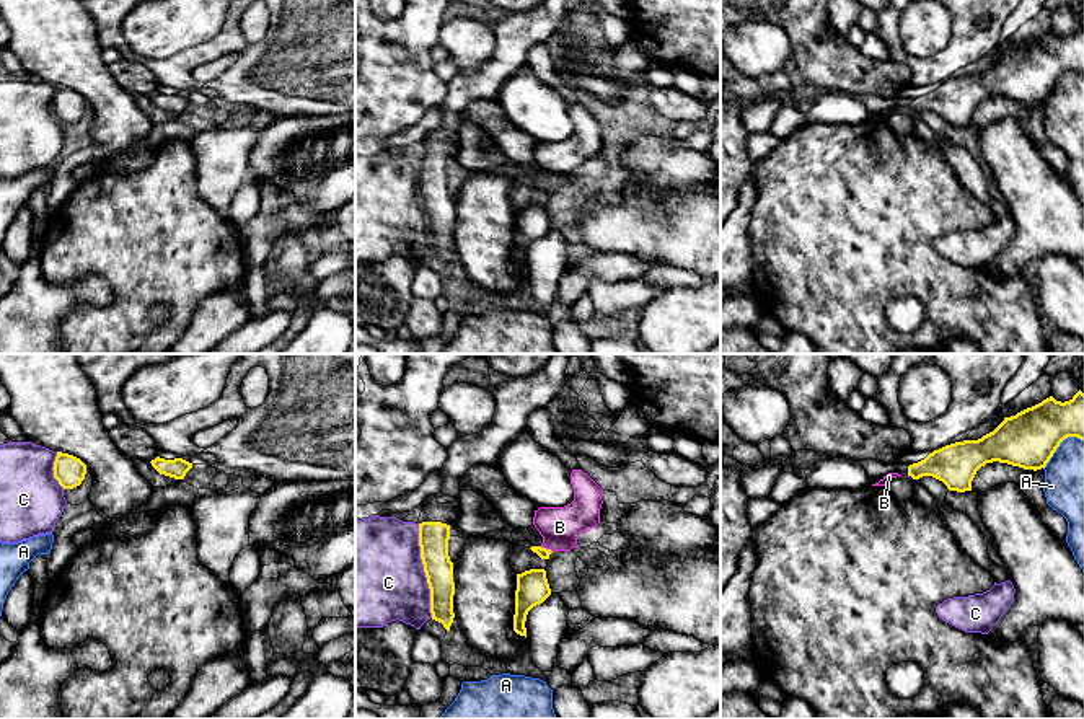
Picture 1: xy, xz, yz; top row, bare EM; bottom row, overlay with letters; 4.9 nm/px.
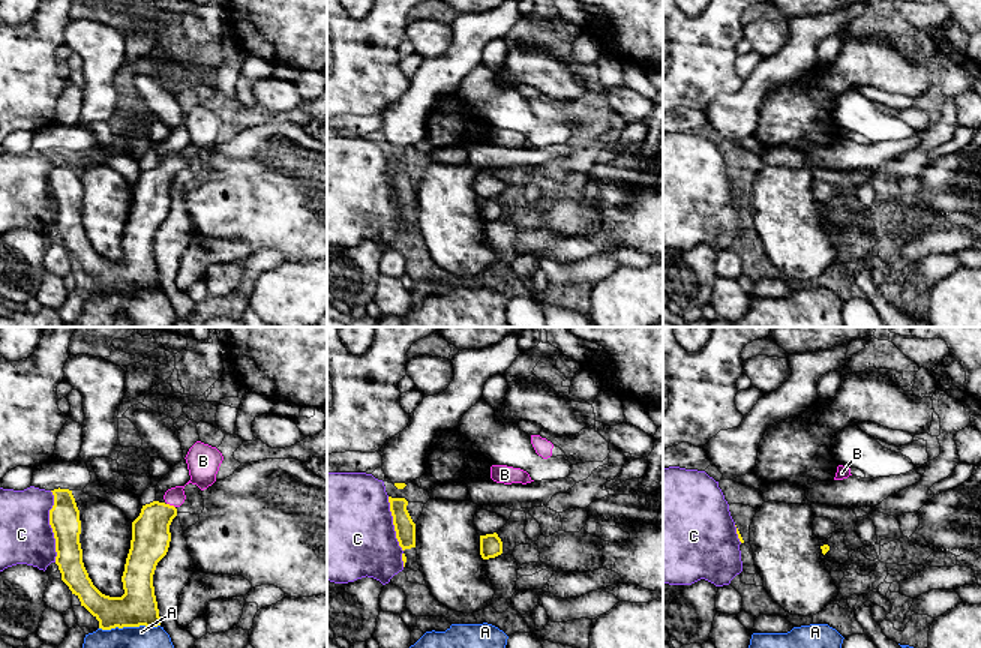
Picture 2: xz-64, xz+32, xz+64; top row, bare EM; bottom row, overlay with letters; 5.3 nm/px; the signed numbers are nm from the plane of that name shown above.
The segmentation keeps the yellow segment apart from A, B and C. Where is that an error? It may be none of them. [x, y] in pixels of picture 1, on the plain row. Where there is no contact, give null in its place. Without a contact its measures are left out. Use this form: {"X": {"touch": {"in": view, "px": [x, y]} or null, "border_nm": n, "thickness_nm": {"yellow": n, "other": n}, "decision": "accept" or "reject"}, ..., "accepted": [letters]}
{"A": {"touch": {"in": "yz", "px": [1058, 80]}, "border_nm": 240, "thickness_nm": {"yellow": 280, "other": 200}, "decision": "reject"}, "B": {"touch": {"in": "xz", "px": [545, 183]}, "border_nm": 70, "thickness_nm": {"yellow": 60, "other": 200}, "decision": "accept"}, "C": {"touch": {"in": "xz", "px": [424, 206]}, "border_nm": 460, "thickness_nm": {"yellow": 150, "other": 500}, "decision": "reject"}, "accepted": ["B"]}

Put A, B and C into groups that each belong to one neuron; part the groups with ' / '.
A / B / C

